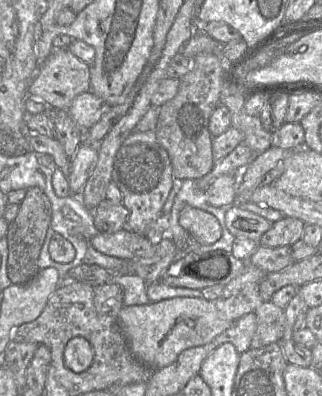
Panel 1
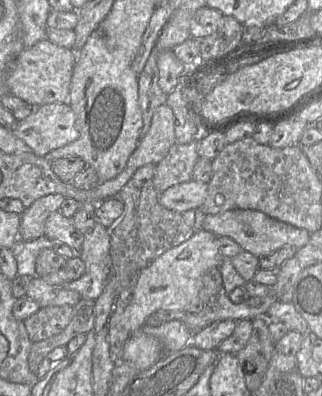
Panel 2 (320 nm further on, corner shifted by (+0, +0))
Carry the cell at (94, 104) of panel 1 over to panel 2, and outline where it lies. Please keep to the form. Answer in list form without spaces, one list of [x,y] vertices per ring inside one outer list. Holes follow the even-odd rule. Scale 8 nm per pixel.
[[[69,103],[40,106],[27,118],[17,121],[12,132],[40,157],[79,138],[75,113]]]

